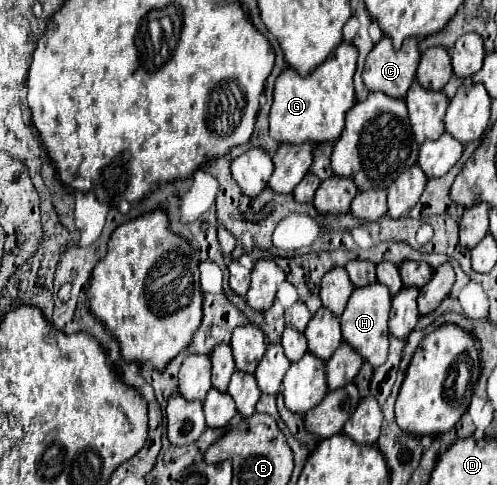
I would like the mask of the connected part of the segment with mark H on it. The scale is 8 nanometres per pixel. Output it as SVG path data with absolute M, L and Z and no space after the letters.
M370 284L364 288L356 288L348 300L348 306L344 314L340 316L342 326L342 338L346 344L350 344L368 364L380 366L386 362L388 356L388 312L390 312L392 296L386 286L382 284Z

